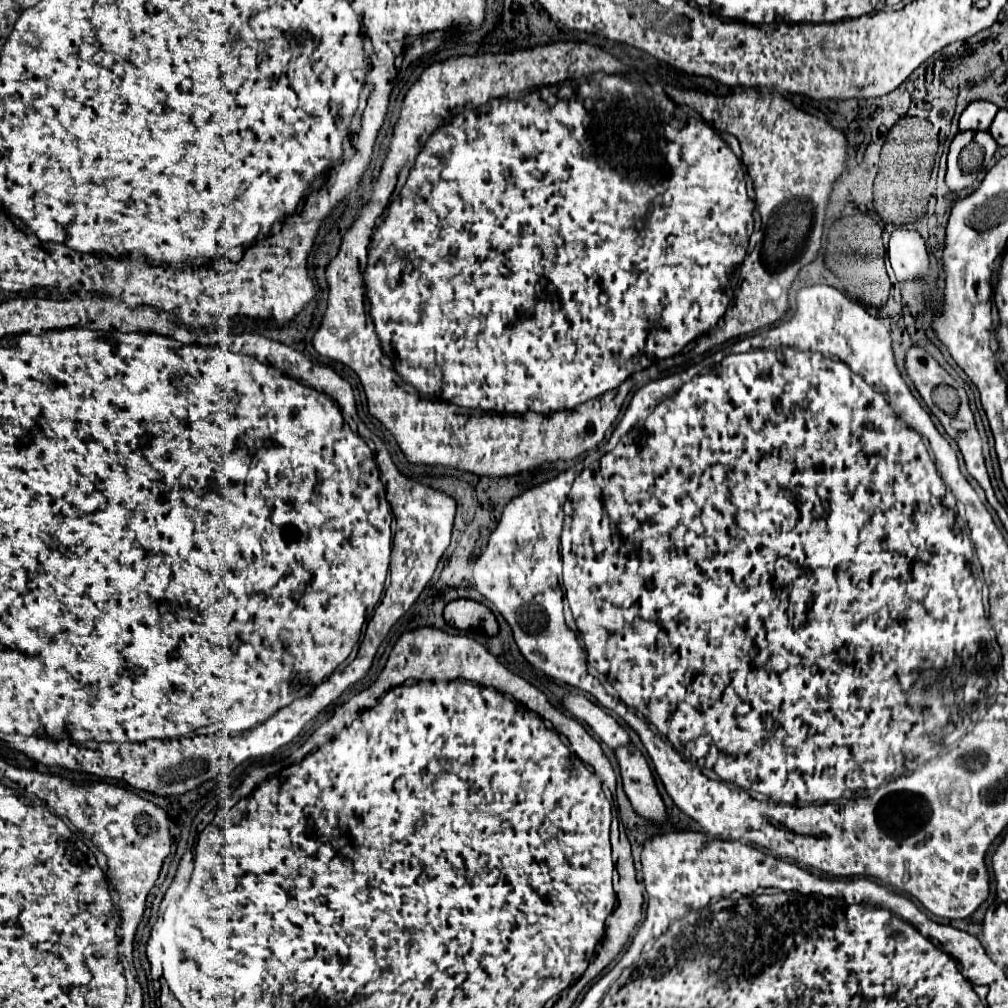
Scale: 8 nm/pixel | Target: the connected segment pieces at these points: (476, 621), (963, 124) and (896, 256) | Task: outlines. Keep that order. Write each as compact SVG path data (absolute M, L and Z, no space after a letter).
M452 600L444 610L444 618L458 630L480 630L486 636L498 634L498 622L494 614L484 604L478 604L474 600Z
M984 100L972 102L960 116L960 130L984 130L986 132L996 112L998 112L998 106L994 106L992 102L984 102Z
M896 228L888 244L888 258L898 282L926 278L930 274L928 250L922 236L912 228Z

